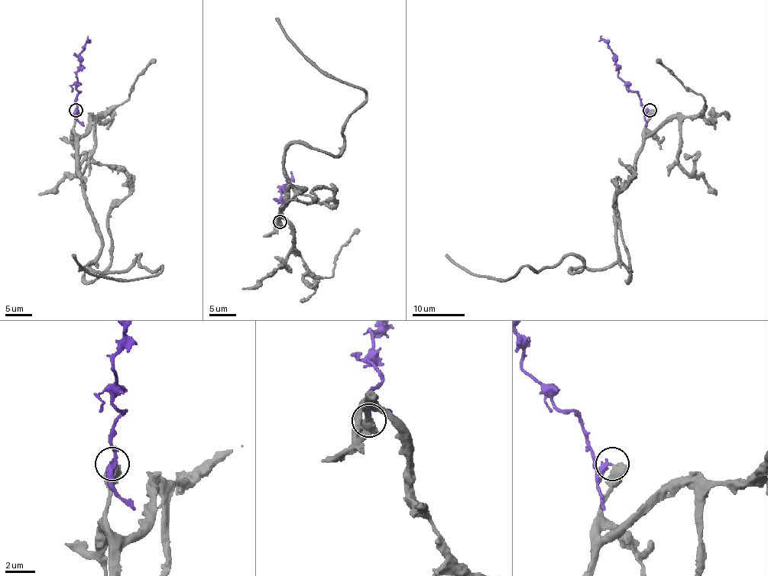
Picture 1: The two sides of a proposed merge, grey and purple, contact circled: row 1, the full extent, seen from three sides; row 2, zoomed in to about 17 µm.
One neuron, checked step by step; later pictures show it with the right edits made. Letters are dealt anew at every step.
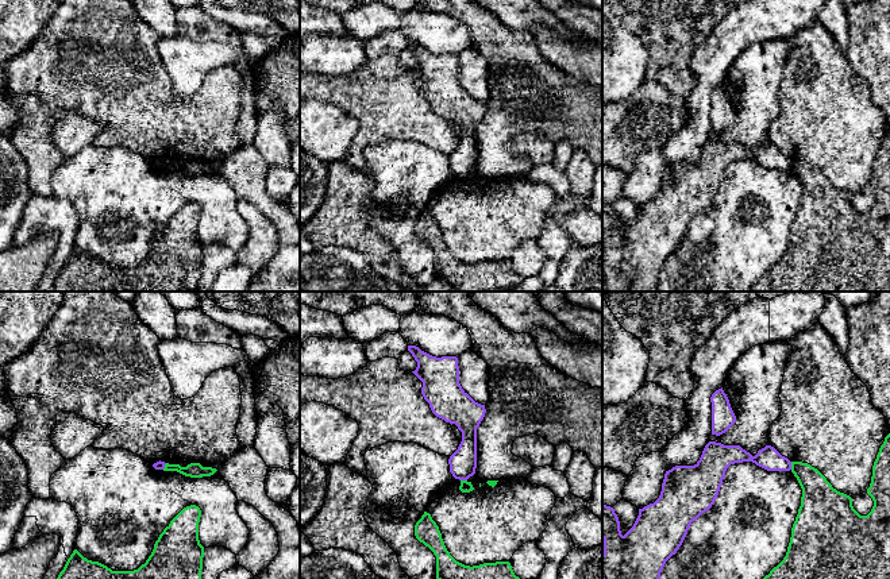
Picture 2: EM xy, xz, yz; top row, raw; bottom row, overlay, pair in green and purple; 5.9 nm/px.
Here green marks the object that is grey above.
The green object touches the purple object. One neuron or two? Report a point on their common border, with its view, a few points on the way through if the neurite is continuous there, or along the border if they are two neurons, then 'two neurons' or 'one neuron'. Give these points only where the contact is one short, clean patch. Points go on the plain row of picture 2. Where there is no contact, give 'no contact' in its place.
yz (792, 163) | along yz (790, 159), (792, 166) | two neurons

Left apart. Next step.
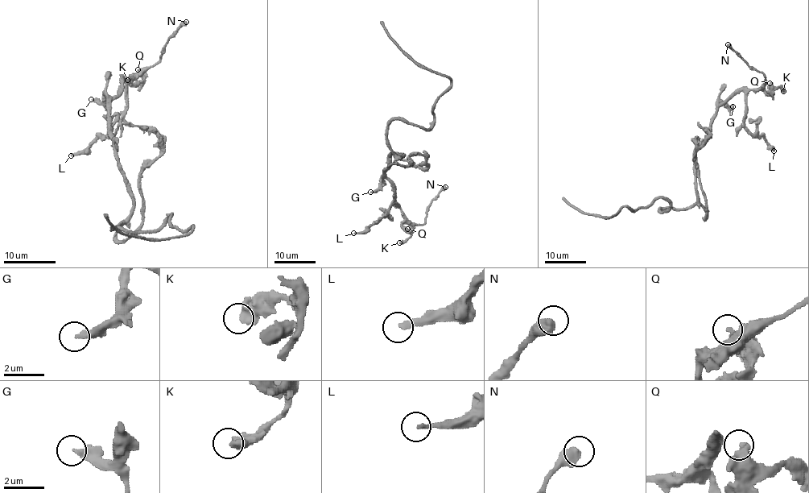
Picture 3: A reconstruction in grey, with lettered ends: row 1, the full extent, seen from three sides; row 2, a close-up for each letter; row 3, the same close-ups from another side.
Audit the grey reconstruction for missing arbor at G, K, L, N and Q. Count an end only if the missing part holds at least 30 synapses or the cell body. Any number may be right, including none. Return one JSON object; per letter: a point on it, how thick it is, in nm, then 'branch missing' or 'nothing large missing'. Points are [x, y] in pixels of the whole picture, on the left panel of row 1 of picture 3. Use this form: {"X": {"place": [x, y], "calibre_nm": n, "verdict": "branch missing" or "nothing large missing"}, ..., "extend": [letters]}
{"G": {"place": [91, 99], "calibre_nm": 320, "verdict": "nothing large missing"}, "K": {"place": [127, 80], "calibre_nm": 550, "verdict": "nothing large missing"}, "L": {"place": [71, 155], "calibre_nm": 200, "verdict": "branch missing"}, "N": {"place": [186, 22], "calibre_nm": 600, "verdict": "nothing large missing"}, "Q": {"place": [138, 69], "calibre_nm": 340, "verdict": "nothing large missing"}, "extend": ["L"]}

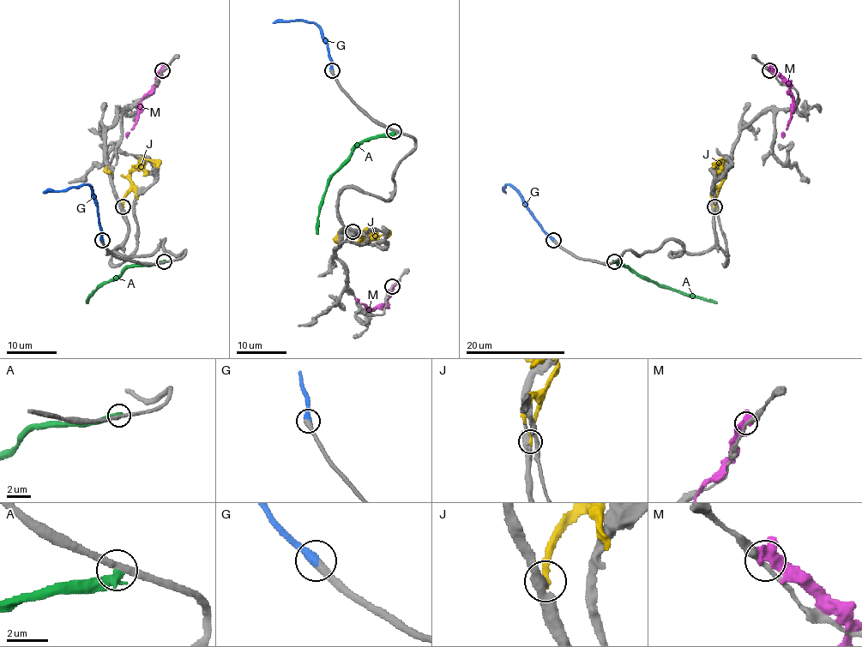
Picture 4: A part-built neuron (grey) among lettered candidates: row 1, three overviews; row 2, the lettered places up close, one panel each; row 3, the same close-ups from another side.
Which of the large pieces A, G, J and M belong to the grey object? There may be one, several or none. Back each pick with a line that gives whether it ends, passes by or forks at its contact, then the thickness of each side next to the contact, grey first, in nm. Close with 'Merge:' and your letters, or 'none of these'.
G: it ends | 440/480 nm
Merge: G

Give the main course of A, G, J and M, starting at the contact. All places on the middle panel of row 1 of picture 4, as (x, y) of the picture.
A: (394, 131), (381, 136), (371, 136), (360, 144), (331, 177), (320, 207), (316, 233)
G: (331, 70), (326, 42), (319, 27), (304, 20), (275, 20), (273, 23)
J: (352, 230), (361, 238), (360, 242), (377, 238), (388, 230)
M: (392, 287), (388, 302), (372, 309), (356, 299)

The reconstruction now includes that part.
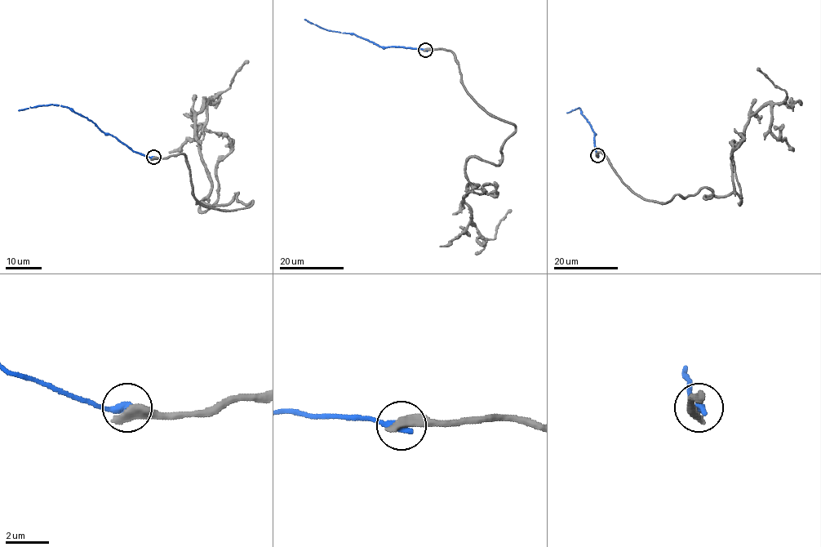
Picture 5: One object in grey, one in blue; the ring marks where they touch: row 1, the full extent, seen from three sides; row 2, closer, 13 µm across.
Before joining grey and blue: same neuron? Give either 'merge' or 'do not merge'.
do not merge

